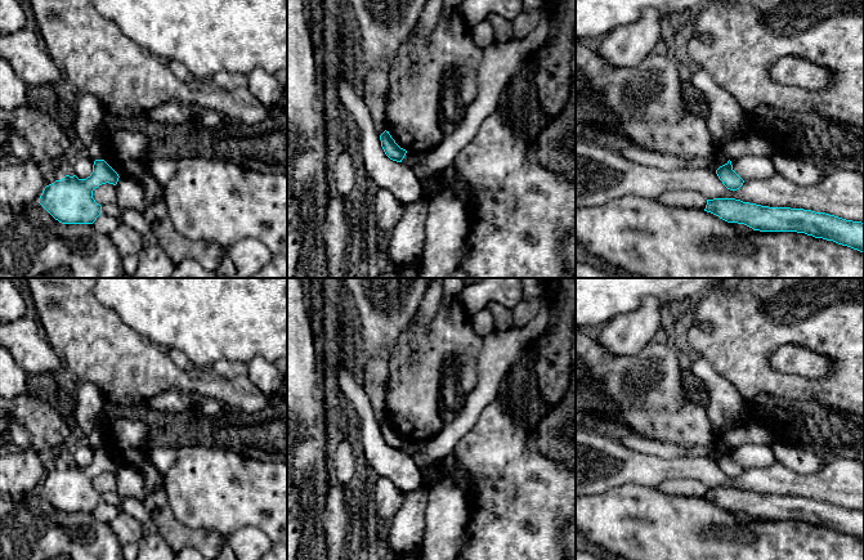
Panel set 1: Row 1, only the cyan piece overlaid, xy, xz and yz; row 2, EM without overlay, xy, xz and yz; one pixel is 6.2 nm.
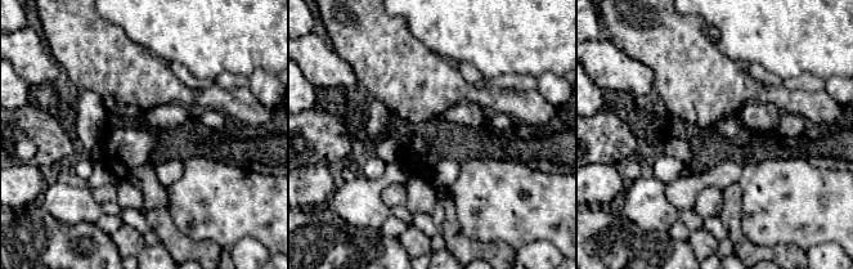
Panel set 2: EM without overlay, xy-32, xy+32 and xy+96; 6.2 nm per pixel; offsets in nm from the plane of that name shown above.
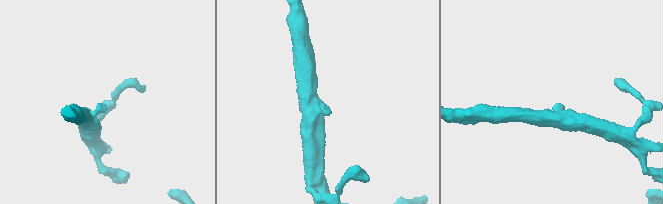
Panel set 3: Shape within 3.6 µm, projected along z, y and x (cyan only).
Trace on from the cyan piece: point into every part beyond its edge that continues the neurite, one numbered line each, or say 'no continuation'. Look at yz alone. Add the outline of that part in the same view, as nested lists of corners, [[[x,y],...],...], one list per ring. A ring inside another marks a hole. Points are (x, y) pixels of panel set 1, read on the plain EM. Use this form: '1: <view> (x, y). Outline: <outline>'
no continuation

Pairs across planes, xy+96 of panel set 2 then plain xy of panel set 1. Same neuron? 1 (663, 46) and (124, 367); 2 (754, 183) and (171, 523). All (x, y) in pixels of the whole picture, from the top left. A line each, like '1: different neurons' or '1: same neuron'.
1: same neuron
2: different neurons

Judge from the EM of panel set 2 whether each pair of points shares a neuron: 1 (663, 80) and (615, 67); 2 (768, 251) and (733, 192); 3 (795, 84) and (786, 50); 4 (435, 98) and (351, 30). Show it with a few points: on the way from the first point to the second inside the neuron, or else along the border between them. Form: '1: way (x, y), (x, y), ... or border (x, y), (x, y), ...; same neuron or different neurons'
1: border (631, 57), (645, 63), (652, 71), (654, 95); different neurons
2: way (749, 249), (735, 233), (733, 211); same neuron
3: border (784, 77), (809, 72), (824, 80); different neurons
4: way (414, 83), (372, 43); same neuron

